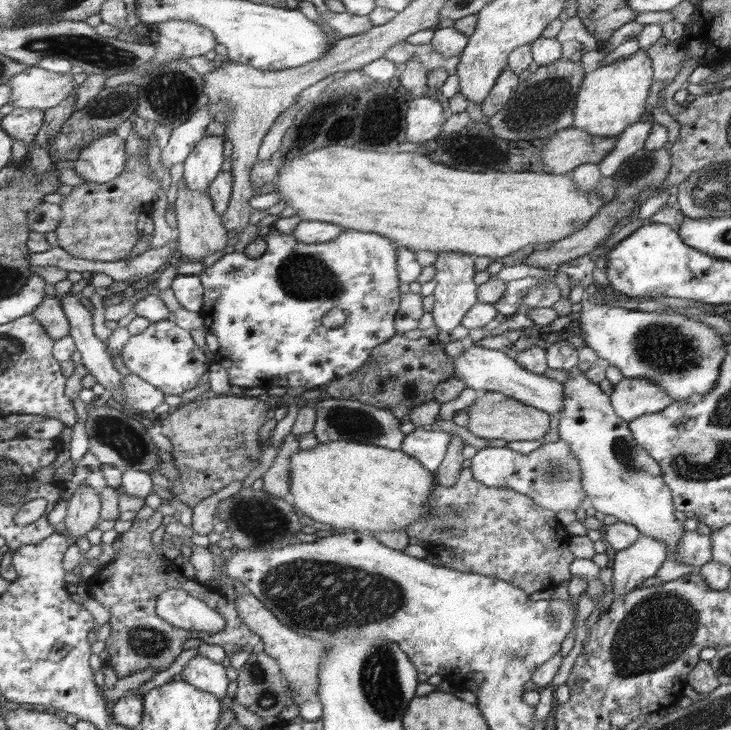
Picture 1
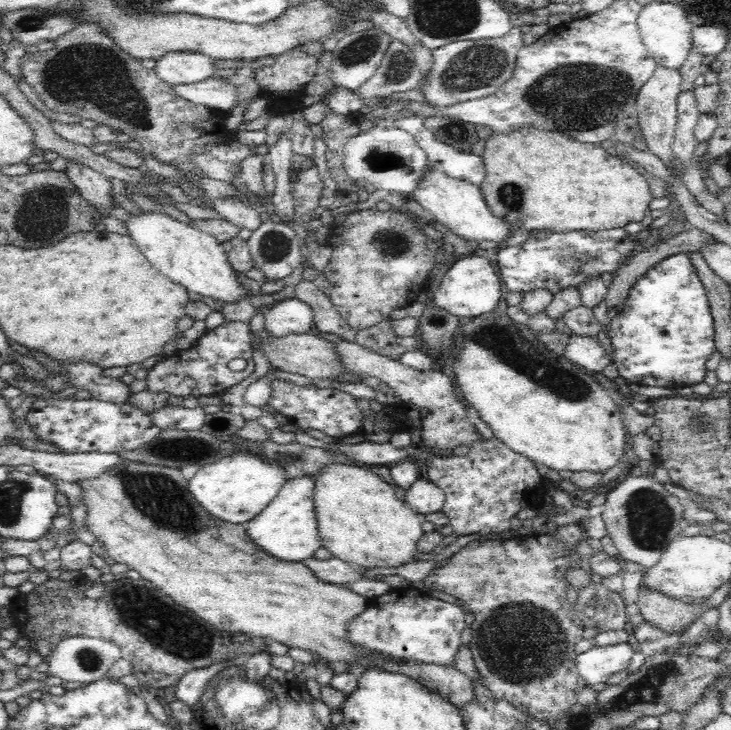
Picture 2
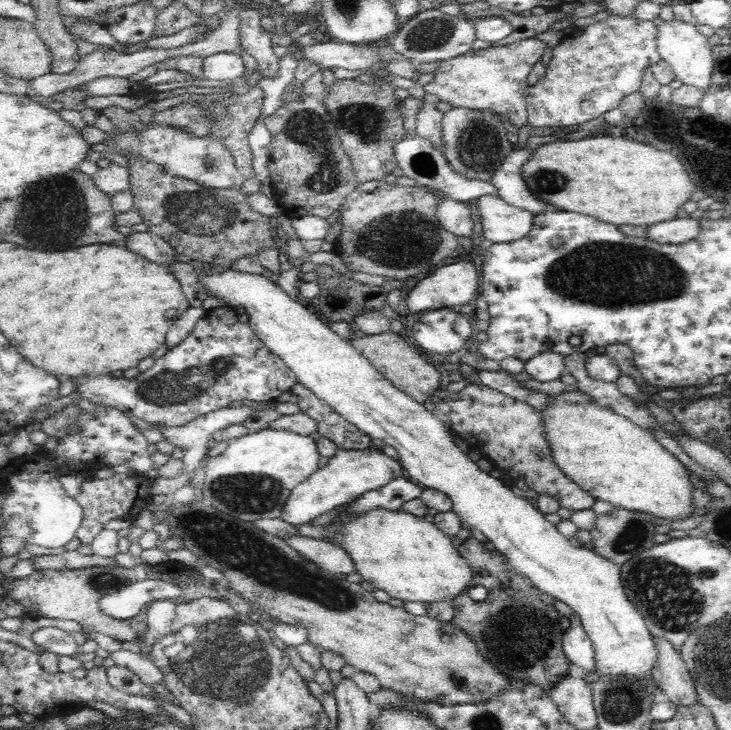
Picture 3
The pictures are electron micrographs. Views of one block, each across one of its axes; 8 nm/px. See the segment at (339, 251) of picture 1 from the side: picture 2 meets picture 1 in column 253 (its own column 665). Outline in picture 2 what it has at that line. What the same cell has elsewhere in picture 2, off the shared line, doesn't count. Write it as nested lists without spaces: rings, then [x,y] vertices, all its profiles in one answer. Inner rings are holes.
[[[686,252],[670,255],[650,267],[640,280],[636,280],[620,312],[611,320],[612,360],[619,376],[628,383],[663,387],[674,392],[682,386],[702,382],[708,371],[706,360],[715,351],[715,322],[709,304],[705,286]]]

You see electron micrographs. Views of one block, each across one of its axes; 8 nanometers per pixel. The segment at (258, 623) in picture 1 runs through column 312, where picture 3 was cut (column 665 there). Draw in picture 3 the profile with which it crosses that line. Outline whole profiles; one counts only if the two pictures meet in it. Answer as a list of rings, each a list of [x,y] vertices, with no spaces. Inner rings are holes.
[[[654,637],[654,644],[656,645],[656,649],[658,649],[659,664],[657,665],[656,672],[660,676],[658,687],[661,689],[661,692],[666,695],[666,698],[668,698],[670,702],[674,702],[677,707],[694,706],[699,700],[694,681],[682,659],[681,651],[676,650],[674,645],[669,640],[666,640],[666,638]]]

